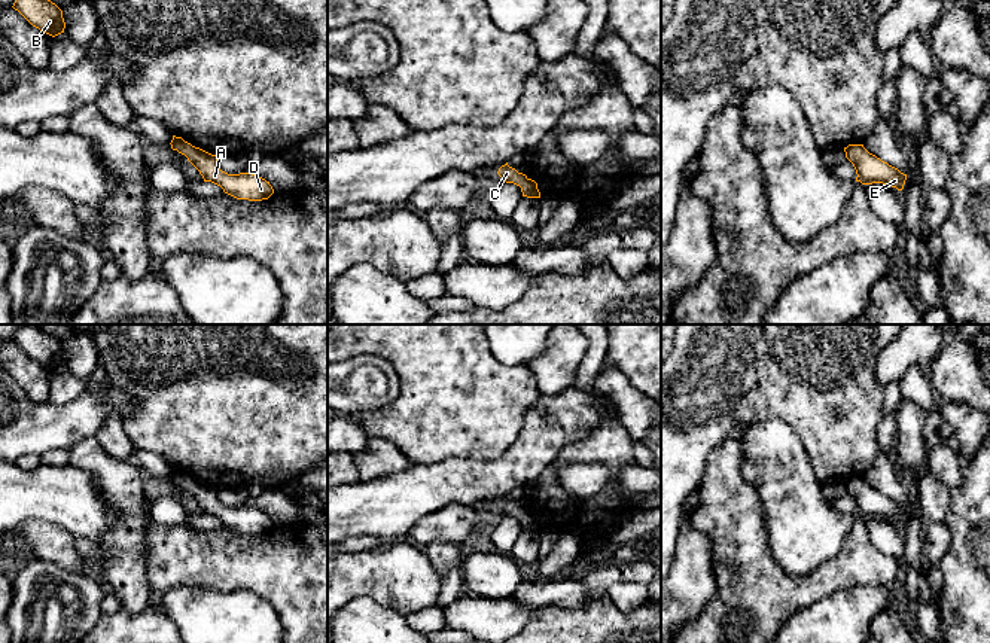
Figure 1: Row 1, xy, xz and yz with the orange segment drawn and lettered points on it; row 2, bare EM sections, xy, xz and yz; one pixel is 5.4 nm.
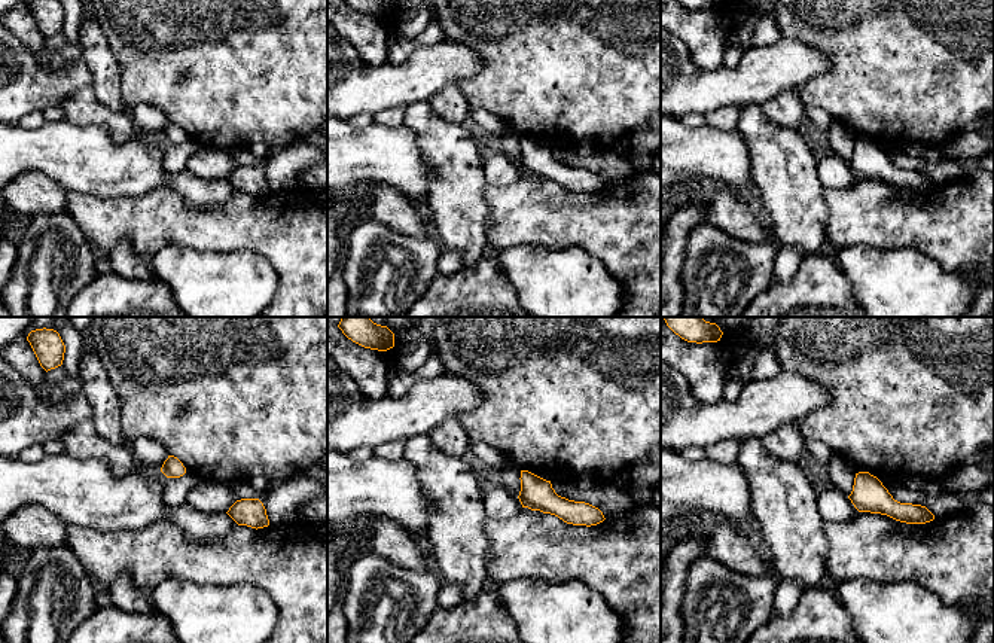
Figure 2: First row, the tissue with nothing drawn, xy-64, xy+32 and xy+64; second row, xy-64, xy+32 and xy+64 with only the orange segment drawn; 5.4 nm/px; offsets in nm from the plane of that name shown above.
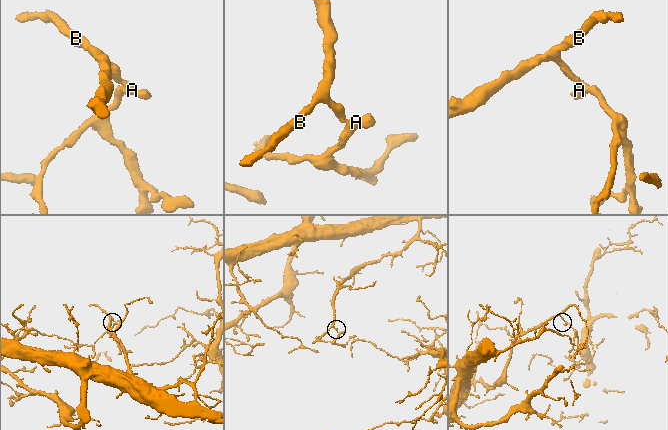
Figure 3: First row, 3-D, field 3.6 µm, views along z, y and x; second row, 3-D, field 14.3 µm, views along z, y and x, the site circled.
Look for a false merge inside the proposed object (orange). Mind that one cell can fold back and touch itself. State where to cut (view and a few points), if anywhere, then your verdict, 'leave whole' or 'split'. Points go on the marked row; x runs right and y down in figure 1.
no cut; leave whole

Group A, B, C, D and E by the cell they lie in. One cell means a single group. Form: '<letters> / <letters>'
A B C D E

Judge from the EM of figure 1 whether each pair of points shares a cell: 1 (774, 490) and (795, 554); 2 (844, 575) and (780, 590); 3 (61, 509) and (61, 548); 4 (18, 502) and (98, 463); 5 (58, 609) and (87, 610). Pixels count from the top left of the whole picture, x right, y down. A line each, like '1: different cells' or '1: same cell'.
1: same cell
2: same cell
3: different cells
4: different cells
5: same cell

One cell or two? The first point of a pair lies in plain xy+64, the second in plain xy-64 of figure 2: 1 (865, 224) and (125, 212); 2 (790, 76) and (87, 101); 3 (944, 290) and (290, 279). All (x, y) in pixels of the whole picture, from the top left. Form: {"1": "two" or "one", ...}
{"1": "one", "2": "two", "3": "two"}

